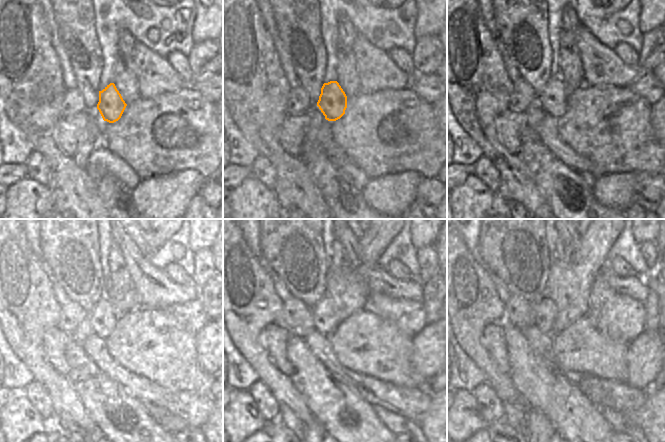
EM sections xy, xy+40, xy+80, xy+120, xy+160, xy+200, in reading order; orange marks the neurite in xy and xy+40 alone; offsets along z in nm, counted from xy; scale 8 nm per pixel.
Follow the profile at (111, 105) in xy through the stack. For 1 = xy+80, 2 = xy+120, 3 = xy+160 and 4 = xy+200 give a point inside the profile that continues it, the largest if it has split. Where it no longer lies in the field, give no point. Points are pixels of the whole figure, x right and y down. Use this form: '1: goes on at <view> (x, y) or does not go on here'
1: goes on at xy+80 (553, 97)
2: goes on at xy+120 (102, 317)
3: goes on at xy+160 (325, 319)
4: goes on at xy+200 (545, 310)

